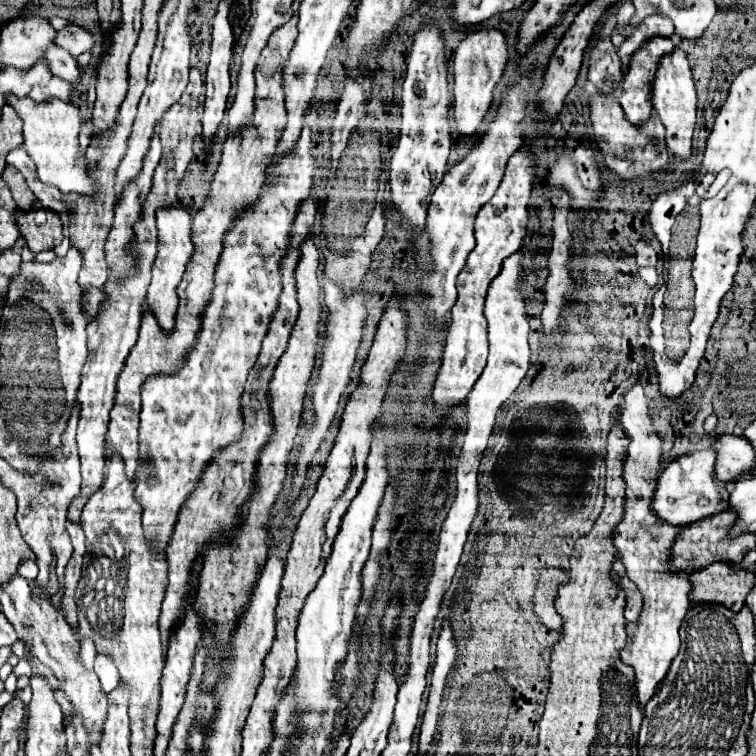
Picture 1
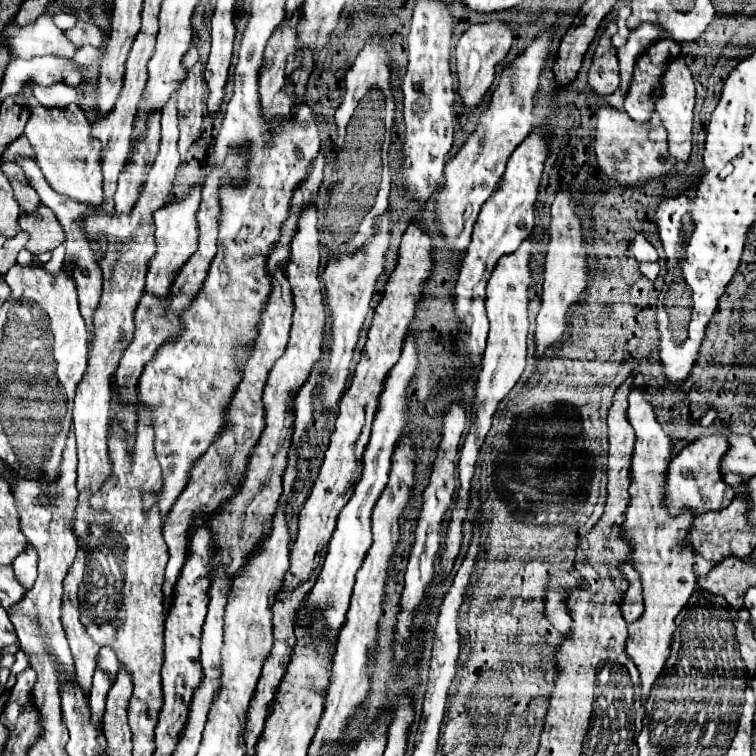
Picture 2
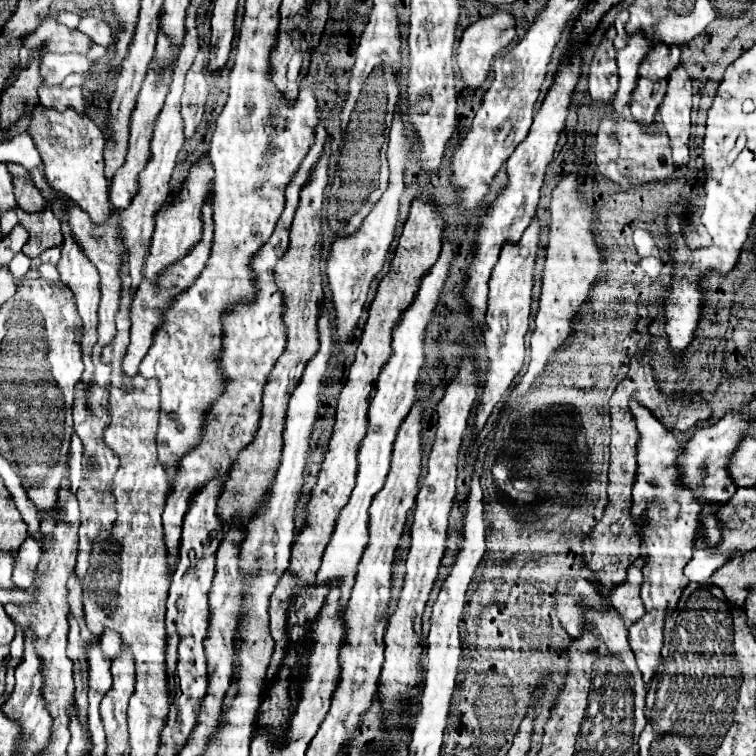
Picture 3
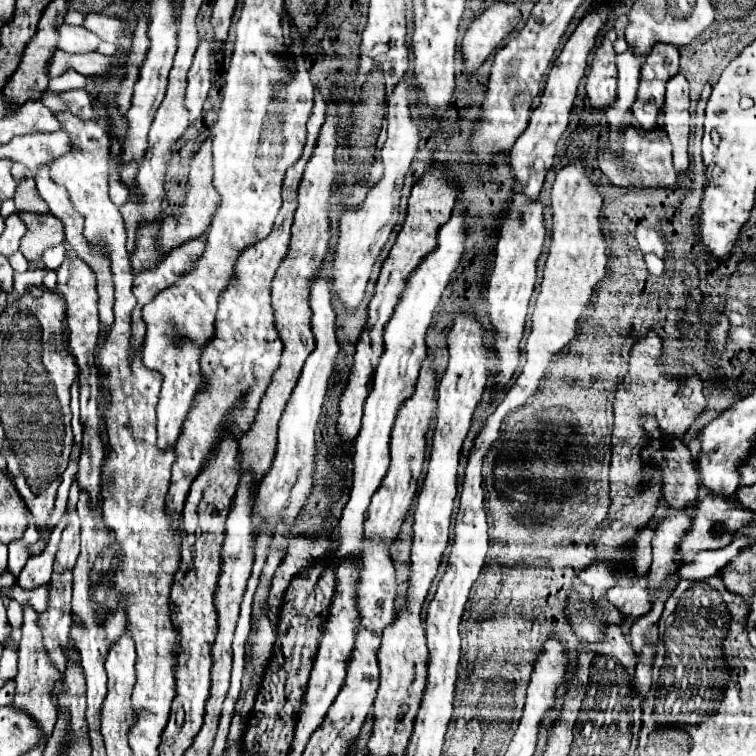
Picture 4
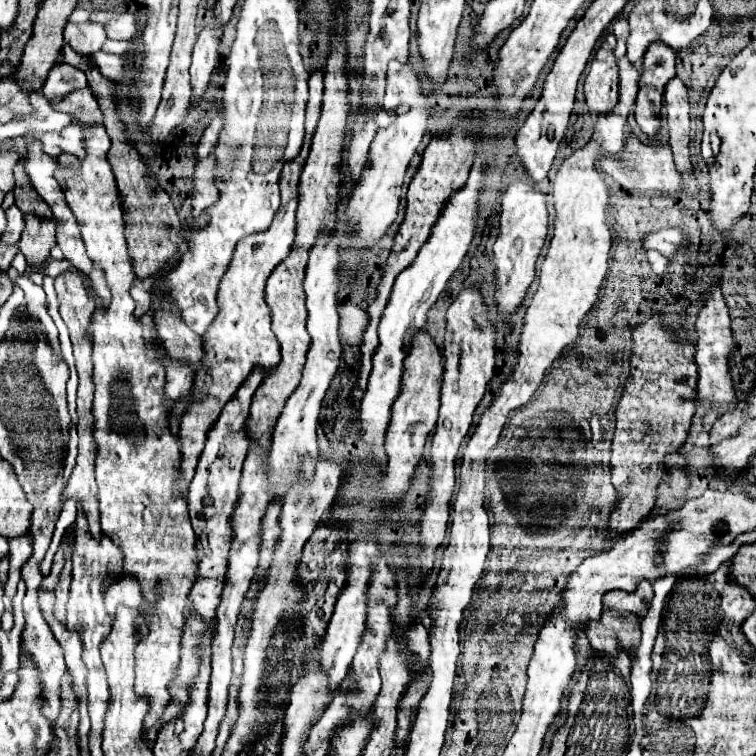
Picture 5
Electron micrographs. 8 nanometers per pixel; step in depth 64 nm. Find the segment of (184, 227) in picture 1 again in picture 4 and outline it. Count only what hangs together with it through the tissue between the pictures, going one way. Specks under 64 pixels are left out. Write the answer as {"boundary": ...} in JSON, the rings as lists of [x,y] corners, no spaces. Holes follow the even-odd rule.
{"boundary":[[[206,138],[200,146],[200,150],[194,154],[192,158],[192,166],[190,166],[190,176],[188,176],[188,192],[186,192],[186,204],[180,212],[174,212],[172,216],[164,216],[162,220],[162,228],[158,232],[158,248],[162,254],[168,254],[170,250],[182,246],[184,242],[198,238],[206,232],[206,228],[210,226],[212,220],[212,212],[216,212],[216,204],[218,204],[218,192],[212,184],[212,138]]]}

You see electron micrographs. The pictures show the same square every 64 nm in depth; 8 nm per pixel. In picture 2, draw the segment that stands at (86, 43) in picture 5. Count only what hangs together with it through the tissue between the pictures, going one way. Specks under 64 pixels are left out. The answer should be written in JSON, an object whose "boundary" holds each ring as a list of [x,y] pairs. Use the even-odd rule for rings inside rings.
{"boundary":[[[42,14],[36,22],[22,28],[8,24],[2,38],[8,42],[12,56],[26,60],[44,54],[72,58],[78,52],[78,46],[52,22],[52,16],[48,14]]]}

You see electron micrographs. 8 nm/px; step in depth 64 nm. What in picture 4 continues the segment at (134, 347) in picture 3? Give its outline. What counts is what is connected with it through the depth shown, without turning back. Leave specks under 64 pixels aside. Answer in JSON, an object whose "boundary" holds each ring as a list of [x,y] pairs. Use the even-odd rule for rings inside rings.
{"boundary":[[[196,238],[190,240],[188,244],[182,244],[180,248],[176,248],[176,252],[170,252],[162,264],[158,268],[146,270],[146,272],[138,272],[134,276],[134,296],[138,298],[138,304],[134,308],[132,314],[132,334],[134,334],[134,344],[142,344],[144,340],[144,320],[142,320],[142,308],[144,304],[148,304],[158,290],[170,286],[176,282],[176,278],[180,276],[180,272],[186,272],[192,268],[192,262],[204,252],[204,240]]]}

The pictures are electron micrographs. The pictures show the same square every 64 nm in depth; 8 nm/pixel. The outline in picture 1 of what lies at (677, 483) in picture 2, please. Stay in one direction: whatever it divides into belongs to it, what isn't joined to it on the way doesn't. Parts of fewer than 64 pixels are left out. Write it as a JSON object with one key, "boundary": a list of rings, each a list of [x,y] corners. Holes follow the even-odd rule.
{"boundary":[[[708,446],[704,450],[696,450],[672,460],[658,478],[658,488],[654,494],[652,508],[654,512],[672,526],[688,526],[712,514],[718,514],[728,508],[728,496],[724,484],[716,482],[714,478],[714,464],[716,464],[716,448]]]}

